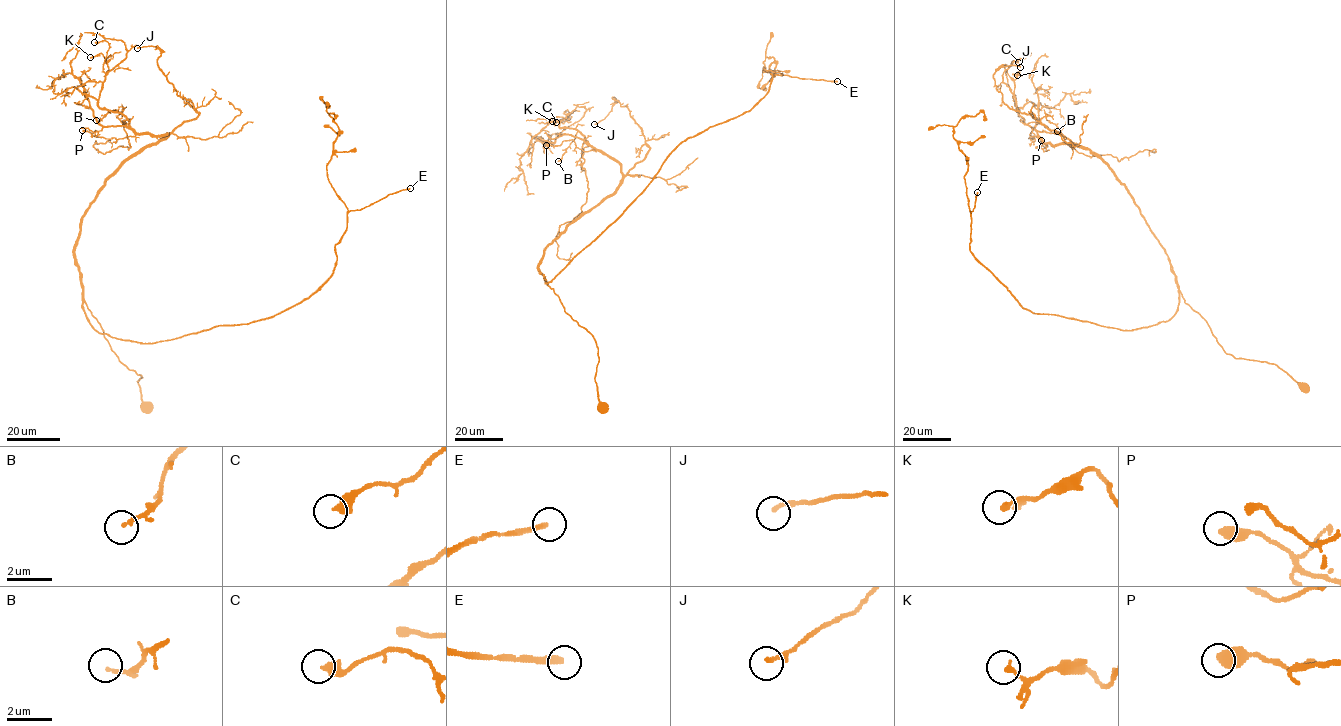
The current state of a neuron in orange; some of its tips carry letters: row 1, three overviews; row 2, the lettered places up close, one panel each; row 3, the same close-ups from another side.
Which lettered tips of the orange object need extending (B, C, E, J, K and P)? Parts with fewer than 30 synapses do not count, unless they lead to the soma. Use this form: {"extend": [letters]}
{"extend": ["E"]}

